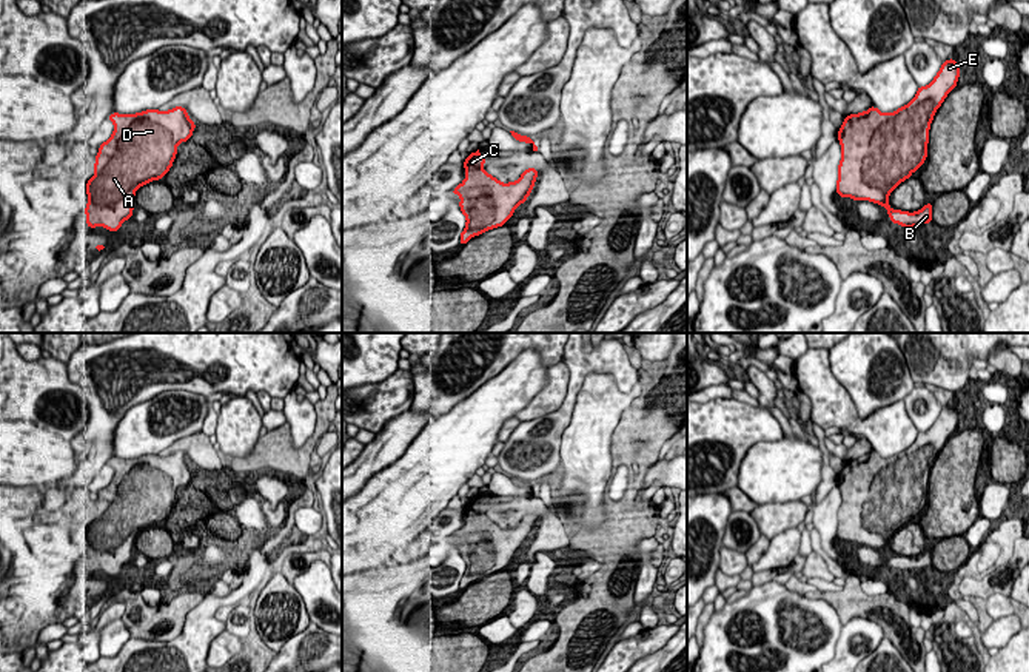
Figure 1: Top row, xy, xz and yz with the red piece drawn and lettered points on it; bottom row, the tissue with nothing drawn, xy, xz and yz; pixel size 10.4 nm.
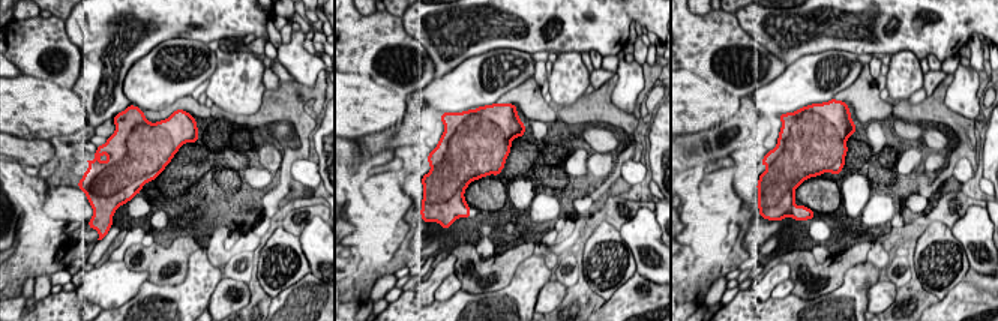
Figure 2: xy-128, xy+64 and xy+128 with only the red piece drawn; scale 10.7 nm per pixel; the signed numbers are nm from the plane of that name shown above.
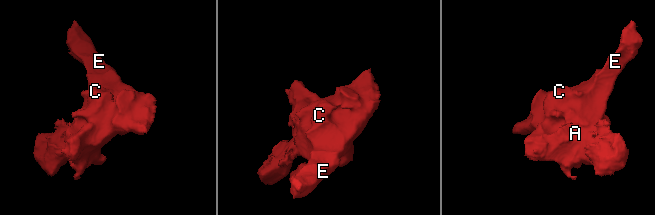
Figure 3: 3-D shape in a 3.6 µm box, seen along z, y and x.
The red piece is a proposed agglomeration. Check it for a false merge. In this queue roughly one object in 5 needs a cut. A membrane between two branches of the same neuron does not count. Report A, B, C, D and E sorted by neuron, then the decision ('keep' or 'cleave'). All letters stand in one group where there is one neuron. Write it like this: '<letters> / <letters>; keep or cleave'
A B C D E; keep

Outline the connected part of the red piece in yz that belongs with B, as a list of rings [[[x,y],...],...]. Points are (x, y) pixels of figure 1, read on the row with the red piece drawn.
[[[955,59],[943,62],[940,71],[927,86],[920,86],[915,97],[895,113],[881,113],[870,106],[867,113],[849,114],[838,129],[841,160],[838,165],[836,193],[853,200],[869,200],[887,210],[890,222],[913,228],[932,222],[932,202],[915,213],[892,210],[889,194],[913,171],[920,170],[927,157],[929,129],[937,109],[947,94],[957,88],[960,65]]]

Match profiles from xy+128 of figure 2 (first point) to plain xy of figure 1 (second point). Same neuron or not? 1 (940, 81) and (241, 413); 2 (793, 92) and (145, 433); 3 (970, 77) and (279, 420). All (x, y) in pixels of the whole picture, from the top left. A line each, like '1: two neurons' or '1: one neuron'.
1: two neurons
2: one neuron
3: two neurons

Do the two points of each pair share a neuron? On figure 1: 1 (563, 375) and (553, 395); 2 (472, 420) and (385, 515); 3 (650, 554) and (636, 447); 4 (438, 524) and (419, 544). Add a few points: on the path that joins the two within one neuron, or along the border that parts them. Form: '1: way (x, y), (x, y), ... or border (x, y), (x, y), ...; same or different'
1: way (558, 379), (555, 390); same
2: way (458, 443), (408, 492); same
3: border (653, 535), (636, 544), (635, 560), (640, 574); different
4: way (433, 529), (424, 540); same

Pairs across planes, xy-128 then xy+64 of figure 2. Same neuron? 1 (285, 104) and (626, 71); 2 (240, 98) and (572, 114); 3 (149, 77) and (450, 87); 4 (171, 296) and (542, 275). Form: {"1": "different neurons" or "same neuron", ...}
{"1": "different neurons", "2": "different neurons", "3": "same neuron", "4": "same neuron"}

